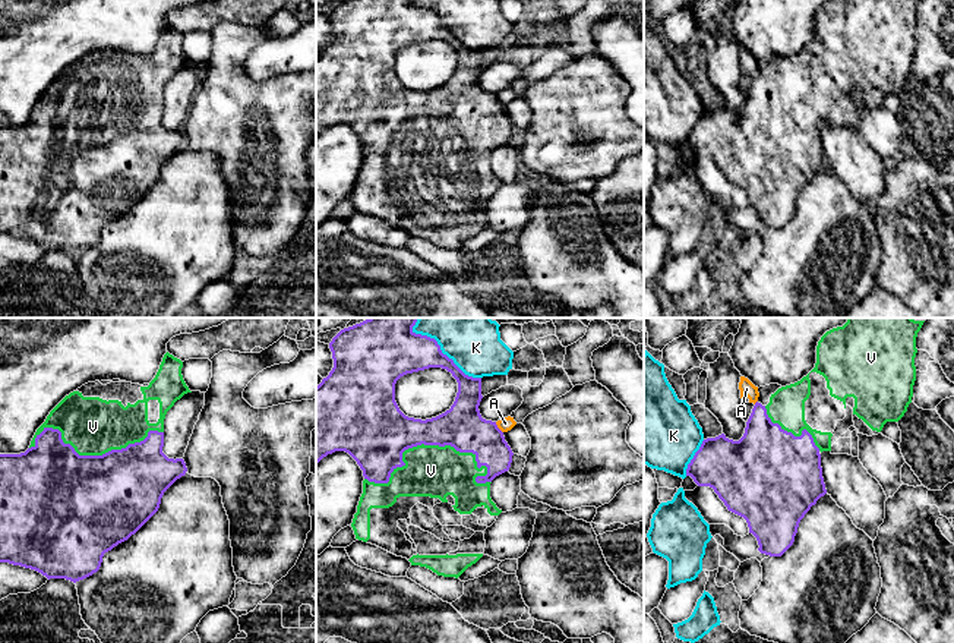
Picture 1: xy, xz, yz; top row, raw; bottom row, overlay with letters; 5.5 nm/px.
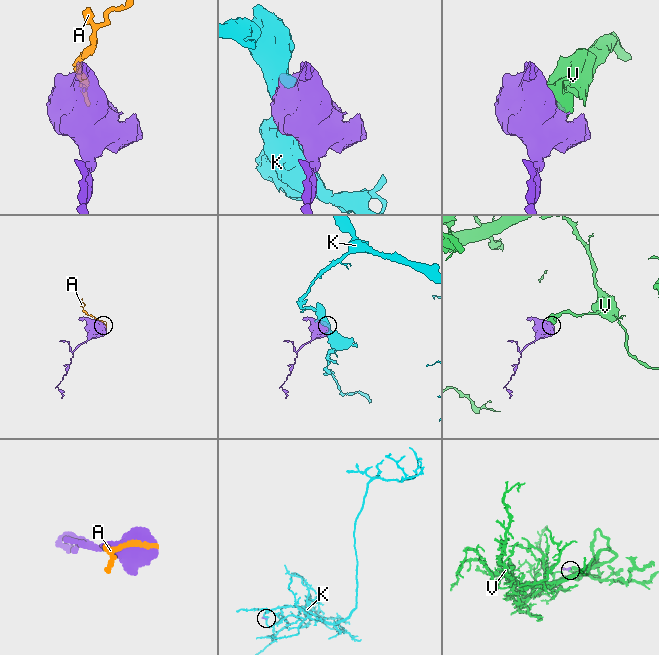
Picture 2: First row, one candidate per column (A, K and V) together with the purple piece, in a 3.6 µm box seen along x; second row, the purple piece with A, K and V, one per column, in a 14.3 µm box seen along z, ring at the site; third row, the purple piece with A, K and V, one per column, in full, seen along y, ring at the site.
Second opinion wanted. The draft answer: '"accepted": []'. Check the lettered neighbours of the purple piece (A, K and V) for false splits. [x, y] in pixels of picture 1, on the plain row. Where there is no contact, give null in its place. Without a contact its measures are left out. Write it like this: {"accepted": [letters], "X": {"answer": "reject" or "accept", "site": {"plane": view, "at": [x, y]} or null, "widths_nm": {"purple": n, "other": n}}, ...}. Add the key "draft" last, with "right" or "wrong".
{"accepted": ["V"], "A": {"answer": "reject", "site": {"plane": "xz", "at": [498, 100]}, "widths_nm": {"purple": 240, "other": 80}}, "K": {"answer": "reject", "site": {"plane": "xz", "at": [442, 25]}, "widths_nm": {"purple": 260, "other": 280}}, "V": {"answer": "accept", "site": {"plane": "xz", "at": [438, 116]}, "widths_nm": {"purple": 240, "other": 280}}, "draft": "wrong"}

